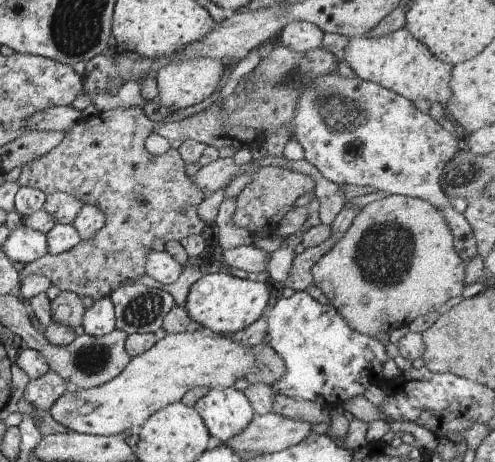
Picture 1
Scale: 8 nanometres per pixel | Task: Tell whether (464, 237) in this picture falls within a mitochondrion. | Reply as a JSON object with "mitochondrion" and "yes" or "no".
{"mitochondrion":"no"}

